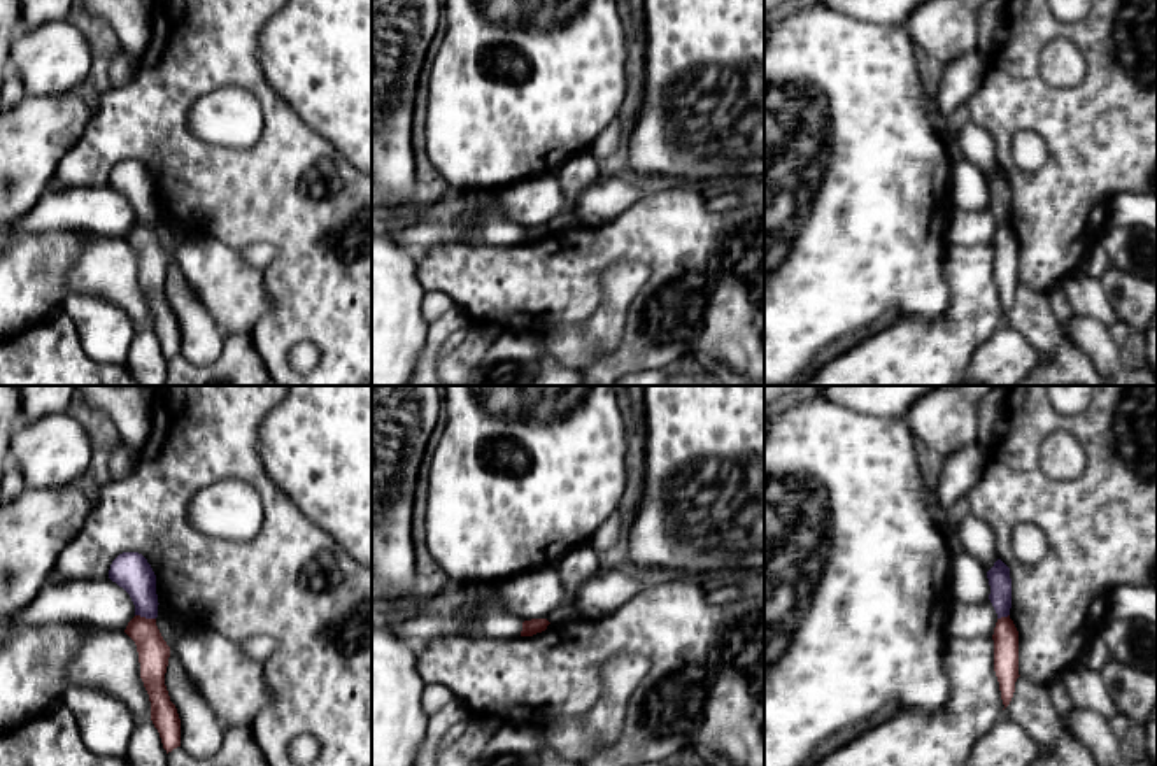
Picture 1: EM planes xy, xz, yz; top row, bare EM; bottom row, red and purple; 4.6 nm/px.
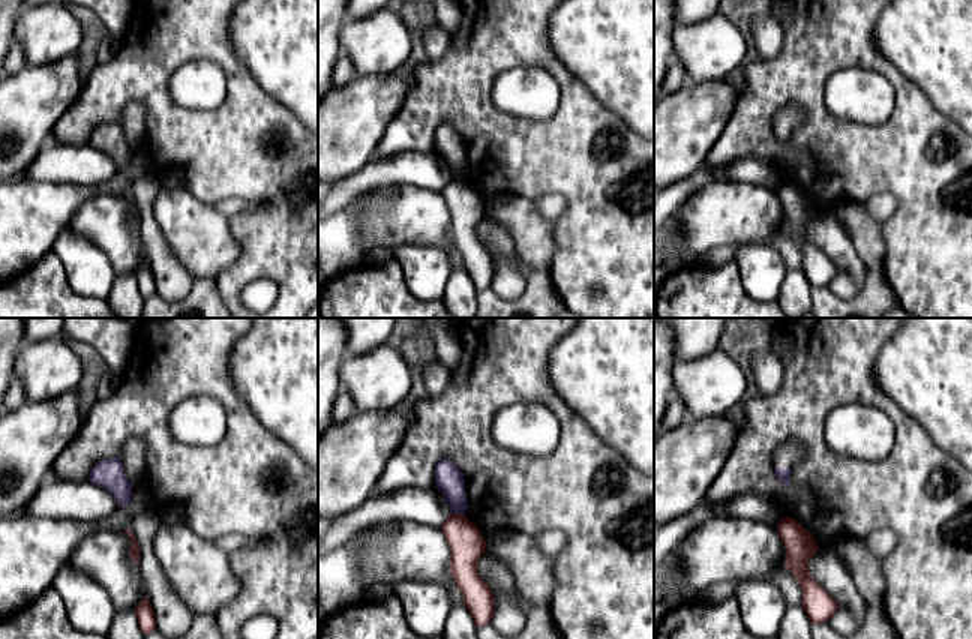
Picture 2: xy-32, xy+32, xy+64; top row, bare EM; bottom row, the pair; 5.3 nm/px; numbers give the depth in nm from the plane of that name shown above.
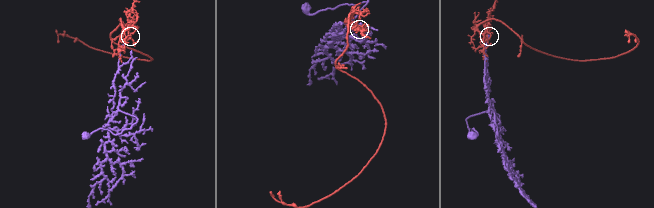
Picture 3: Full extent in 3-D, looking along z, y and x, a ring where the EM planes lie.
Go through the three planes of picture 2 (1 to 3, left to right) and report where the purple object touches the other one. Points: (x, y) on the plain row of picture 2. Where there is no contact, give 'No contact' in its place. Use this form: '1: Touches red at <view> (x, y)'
1: No contact
2: Touches red at xy+32 (458, 179)
3: No contact

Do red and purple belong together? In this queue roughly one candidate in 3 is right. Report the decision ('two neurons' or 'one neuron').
two neurons

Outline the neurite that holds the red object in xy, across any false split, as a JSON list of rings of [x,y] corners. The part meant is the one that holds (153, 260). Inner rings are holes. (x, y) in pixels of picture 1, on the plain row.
[[[135,223],[128,230],[124,240],[137,252],[140,286],[151,309],[151,328],[168,361],[181,354],[181,326],[165,293],[170,254],[163,247],[156,226]]]

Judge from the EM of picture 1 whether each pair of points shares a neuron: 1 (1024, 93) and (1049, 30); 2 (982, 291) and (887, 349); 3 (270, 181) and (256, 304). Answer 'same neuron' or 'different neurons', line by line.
1: same neuron
2: same neuron
3: different neurons

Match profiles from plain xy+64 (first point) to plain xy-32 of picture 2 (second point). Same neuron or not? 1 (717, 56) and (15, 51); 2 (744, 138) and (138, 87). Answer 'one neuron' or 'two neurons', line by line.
1: two neurons
2: one neuron

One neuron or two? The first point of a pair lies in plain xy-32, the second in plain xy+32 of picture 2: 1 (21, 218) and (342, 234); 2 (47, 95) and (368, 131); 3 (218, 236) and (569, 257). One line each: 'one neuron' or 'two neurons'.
1: one neuron
2: one neuron
3: two neurons

